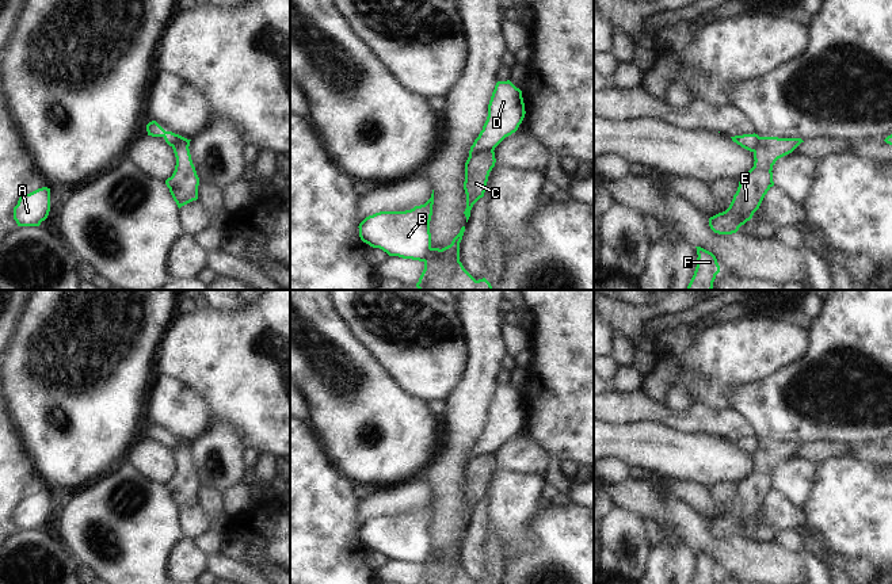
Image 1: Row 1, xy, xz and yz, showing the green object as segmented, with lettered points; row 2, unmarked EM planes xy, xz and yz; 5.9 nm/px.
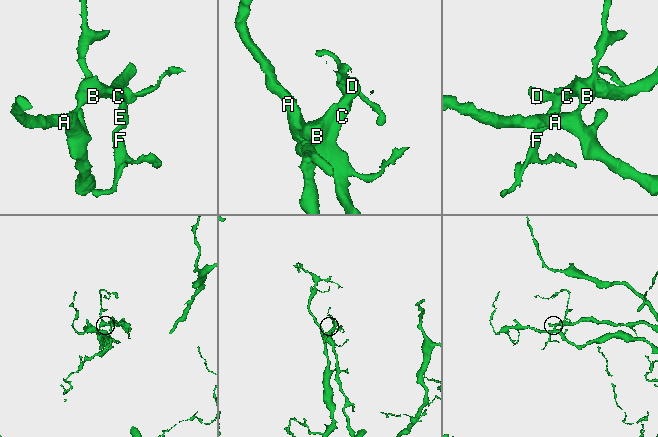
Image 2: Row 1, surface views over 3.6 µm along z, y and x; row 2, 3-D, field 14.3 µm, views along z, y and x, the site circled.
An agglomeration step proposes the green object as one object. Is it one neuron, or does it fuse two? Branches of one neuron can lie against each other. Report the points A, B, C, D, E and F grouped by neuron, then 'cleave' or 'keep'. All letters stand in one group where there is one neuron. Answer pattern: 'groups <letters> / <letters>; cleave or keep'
groups A B D / C E F; cleave

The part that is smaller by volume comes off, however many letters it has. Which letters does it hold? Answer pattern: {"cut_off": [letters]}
{"cut_off": ["C", "E", "F"]}

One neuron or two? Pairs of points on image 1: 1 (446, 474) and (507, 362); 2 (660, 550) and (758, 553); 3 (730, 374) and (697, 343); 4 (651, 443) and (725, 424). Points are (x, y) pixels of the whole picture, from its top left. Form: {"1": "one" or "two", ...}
{"1": "two", "2": "two", "3": "one", "4": "two"}

